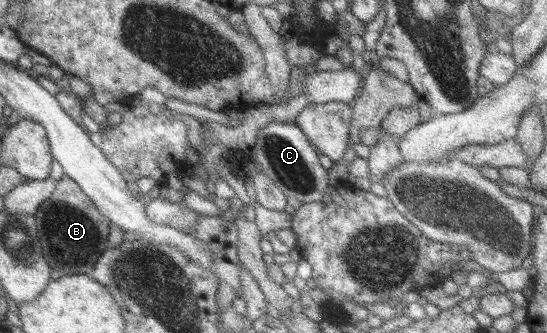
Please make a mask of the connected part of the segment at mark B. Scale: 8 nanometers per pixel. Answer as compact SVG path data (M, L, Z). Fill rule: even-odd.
M63 176L57 181L54 193L40 204L34 218L40 247L51 270L66 272L64 276L70 274L90 276L96 260L108 246L108 232L111 231L111 226L110 221L98 212L76 182L68 179L68 176Z

